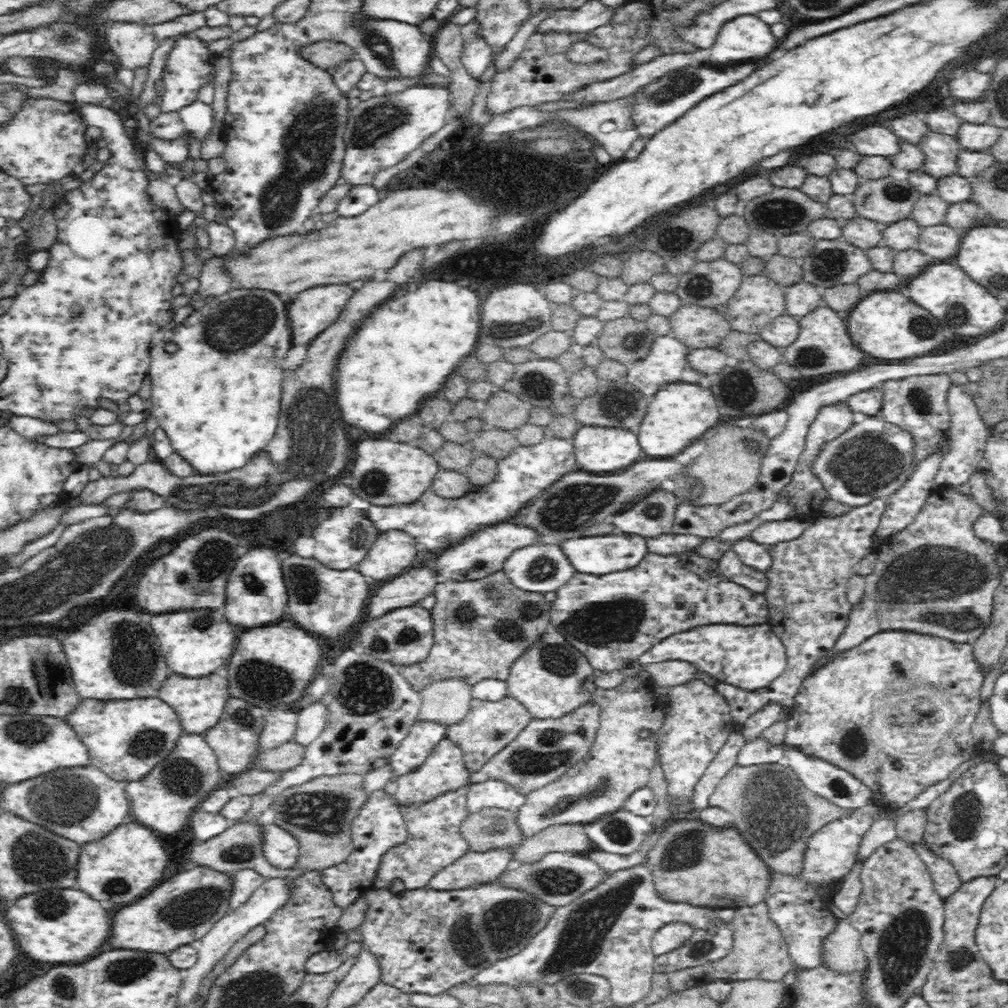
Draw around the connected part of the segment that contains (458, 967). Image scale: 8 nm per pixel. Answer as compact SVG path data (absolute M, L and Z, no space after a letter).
M501 881L468 887L467 890L422 888L397 894L390 889L374 889L364 895L368 901L368 910L365 921L358 929L364 938L363 945L377 959L381 967L381 981L408 995L444 994L456 984L466 983L492 963L519 954L540 930L546 928L557 909L557 906L544 902L534 894L520 890L519 887L507 886Z

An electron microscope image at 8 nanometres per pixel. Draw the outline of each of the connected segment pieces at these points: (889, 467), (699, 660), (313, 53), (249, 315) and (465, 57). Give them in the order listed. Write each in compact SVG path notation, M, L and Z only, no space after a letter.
M855 414L855 417L855 424L820 453L813 467L828 497L851 508L863 507L878 498L889 498L915 470L910 433L888 424L880 416Z
M769 623L754 626L704 625L673 634L638 658L638 664L684 661L712 678L744 690L768 686L787 667L786 647Z
M322 40L305 45L299 49L300 58L310 61L310 64L322 70L336 69L342 63L354 58L353 49L343 43Z
M232 289L227 293L215 296L212 302L206 303L200 310L190 313L181 323L174 324L174 328L162 329L155 337L150 349L151 361L148 376L151 380L152 415L159 423L160 428L168 434L172 449L180 454L188 464L194 466L196 472L208 476L208 474L220 474L244 468L266 444L272 440L276 432L278 412L280 412L280 398L282 398L282 360L293 345L293 337L288 324L286 304L270 290L240 290Z
M472 20L461 27L463 37L463 52L461 61L468 74L474 79L480 78L493 62L492 47L485 40L477 38L479 23Z

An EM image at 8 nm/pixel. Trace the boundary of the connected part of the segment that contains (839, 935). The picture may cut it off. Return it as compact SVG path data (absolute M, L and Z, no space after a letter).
M848 918L840 919L835 933L824 941L824 966L830 967L834 971L865 971L867 959L860 947L860 942L860 931L851 926Z

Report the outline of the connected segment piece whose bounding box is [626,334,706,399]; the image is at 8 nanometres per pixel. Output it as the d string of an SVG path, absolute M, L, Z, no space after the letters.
M668 334L658 337L651 346L651 351L646 358L640 359L635 363L627 363L626 380L636 387L647 399L654 398L660 389L666 388L670 384L692 383L693 385L702 384L704 375L696 370L690 363L691 348L684 342L680 342L675 336Z

